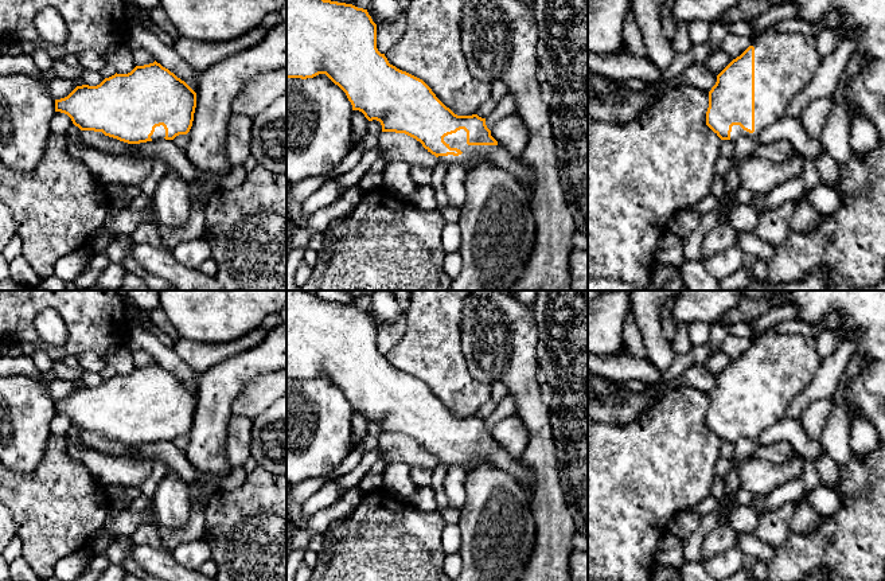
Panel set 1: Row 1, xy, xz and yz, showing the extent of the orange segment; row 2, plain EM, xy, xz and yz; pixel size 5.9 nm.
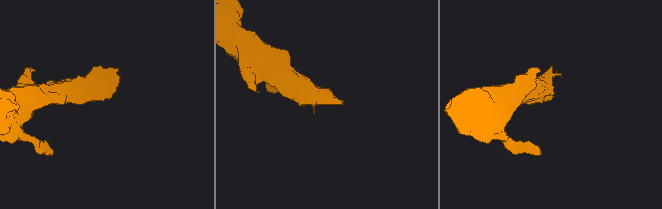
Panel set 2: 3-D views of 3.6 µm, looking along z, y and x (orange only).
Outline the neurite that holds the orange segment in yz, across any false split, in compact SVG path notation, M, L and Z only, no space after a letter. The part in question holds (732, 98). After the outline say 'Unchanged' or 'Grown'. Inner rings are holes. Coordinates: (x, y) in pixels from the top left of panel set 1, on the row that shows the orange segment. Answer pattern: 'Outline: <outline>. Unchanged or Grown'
Outline: M767 28L717 75L717 82L709 91L706 125L721 140L734 143L740 137L757 139L763 130L784 117L790 102L814 78L820 61L815 36Z. Grown

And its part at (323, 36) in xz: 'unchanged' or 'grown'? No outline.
grown

